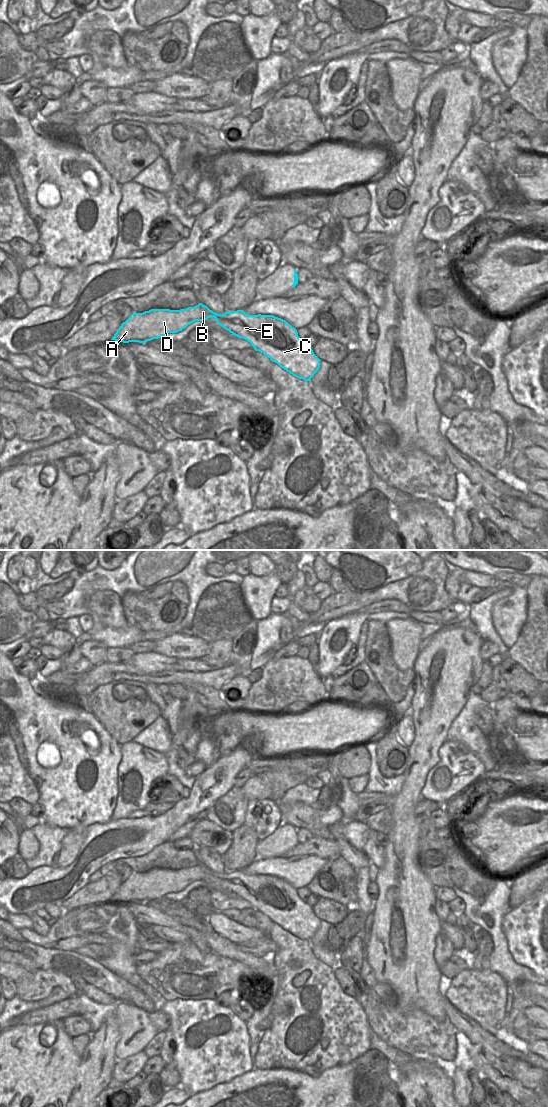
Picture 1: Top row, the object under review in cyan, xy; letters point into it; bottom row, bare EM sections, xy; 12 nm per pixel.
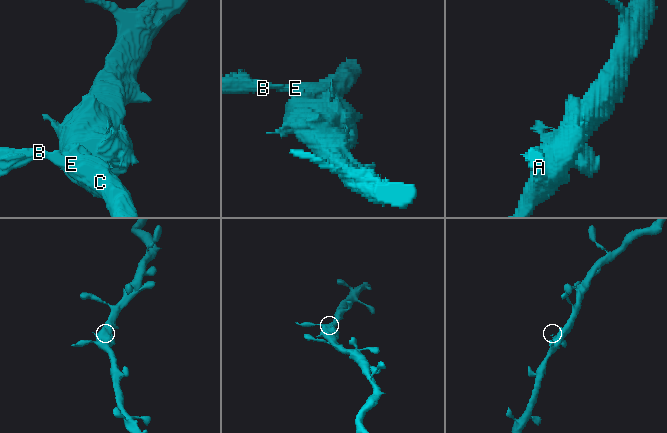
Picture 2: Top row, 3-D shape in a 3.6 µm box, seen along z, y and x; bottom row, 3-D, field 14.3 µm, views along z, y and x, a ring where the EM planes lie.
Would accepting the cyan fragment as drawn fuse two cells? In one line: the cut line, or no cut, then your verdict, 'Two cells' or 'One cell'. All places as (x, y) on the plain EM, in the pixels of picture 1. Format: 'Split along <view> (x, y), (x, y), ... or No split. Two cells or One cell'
No split. One cell

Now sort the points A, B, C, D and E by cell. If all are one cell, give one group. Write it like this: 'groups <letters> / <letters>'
groups A B C D E

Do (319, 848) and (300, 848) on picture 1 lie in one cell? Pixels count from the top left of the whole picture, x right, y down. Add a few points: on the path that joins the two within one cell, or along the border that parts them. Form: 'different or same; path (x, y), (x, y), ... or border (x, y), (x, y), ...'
same; path (314, 848), (305, 848)

